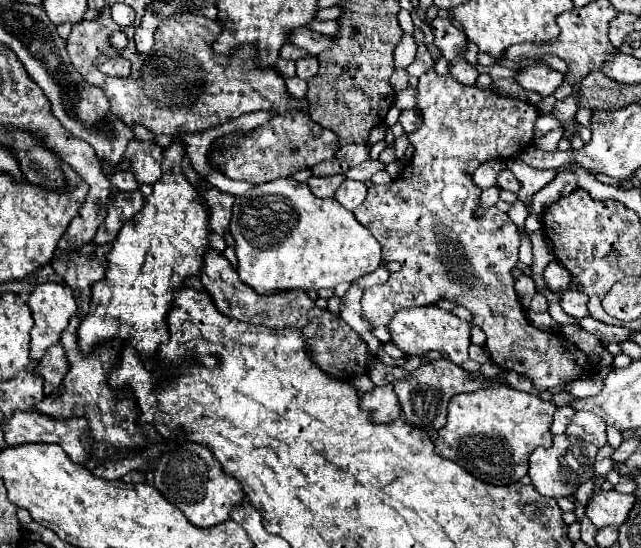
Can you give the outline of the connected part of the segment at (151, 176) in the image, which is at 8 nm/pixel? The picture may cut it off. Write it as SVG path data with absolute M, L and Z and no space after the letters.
M131 140L125 158L131 162L131 170L135 174L135 180L139 184L155 184L161 178L161 162L163 162L163 150L157 144Z

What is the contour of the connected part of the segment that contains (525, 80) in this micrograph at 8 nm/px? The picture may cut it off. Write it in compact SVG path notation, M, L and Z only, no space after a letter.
M535 64L529 68L523 68L517 72L517 82L531 92L537 92L541 98L547 98L555 94L555 90L563 84L563 74L545 66L545 64Z

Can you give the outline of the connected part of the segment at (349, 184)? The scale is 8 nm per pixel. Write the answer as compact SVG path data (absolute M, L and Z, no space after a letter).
M345 180L339 188L337 188L337 192L335 192L335 200L341 204L341 206L345 206L347 210L355 210L357 206L361 206L361 202L365 200L365 196L367 196L367 186L363 184L363 182L355 182L355 180Z

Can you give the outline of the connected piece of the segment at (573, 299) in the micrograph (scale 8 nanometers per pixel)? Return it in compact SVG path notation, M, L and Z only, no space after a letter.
M569 290L563 298L561 298L561 308L565 314L573 316L575 320L579 318L585 318L589 312L587 312L587 300L585 294L579 294L579 290Z

